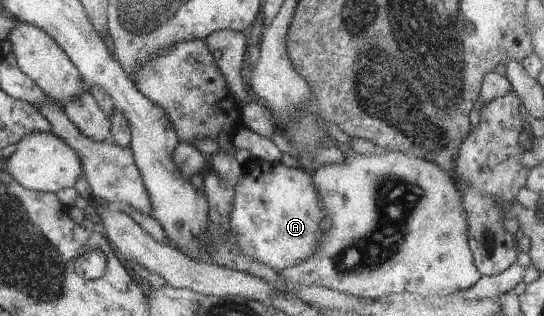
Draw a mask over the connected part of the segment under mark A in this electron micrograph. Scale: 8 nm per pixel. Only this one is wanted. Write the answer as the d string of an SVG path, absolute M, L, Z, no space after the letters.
M250 156L241 170L241 178L234 188L233 208L229 214L229 230L233 232L239 250L277 273L313 256L317 244L323 240L321 221L325 214L313 188L312 170L307 166L287 168L281 161L269 163Z

